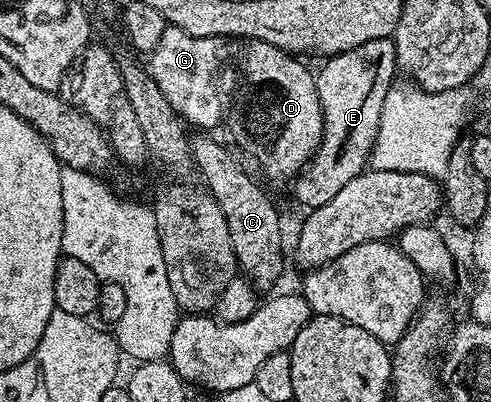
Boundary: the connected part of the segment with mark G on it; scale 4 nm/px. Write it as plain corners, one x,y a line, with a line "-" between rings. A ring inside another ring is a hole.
168,25
161,33
161,41
157,41
157,49
149,52
149,70
153,81
157,81
157,89
165,93
165,101
173,105
184,124
204,127
207,133
214,132
211,130
223,119
223,103
215,92
215,74
227,55
227,46
226,39
193,37
185,29

